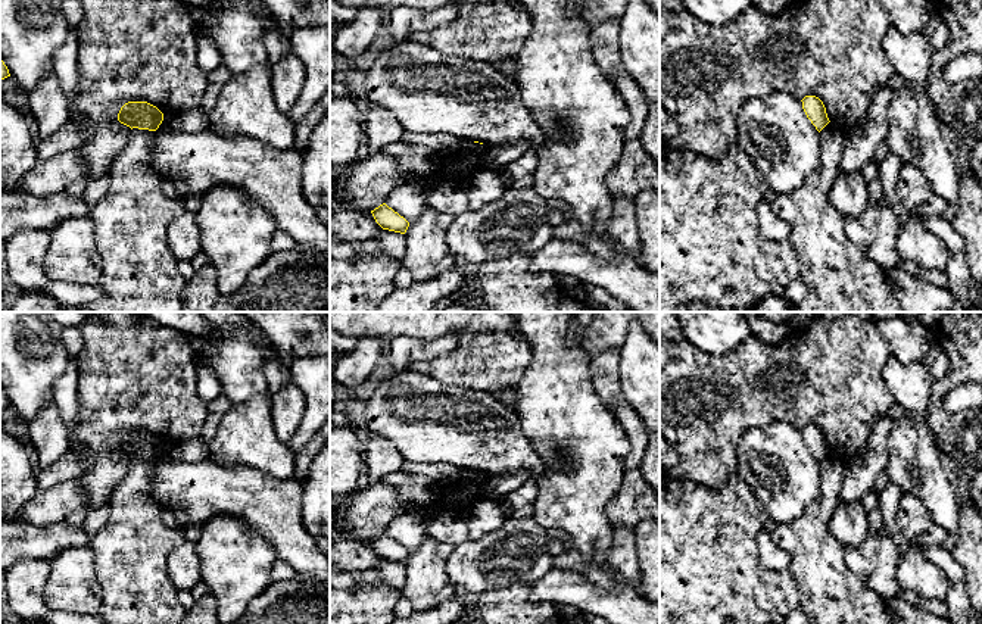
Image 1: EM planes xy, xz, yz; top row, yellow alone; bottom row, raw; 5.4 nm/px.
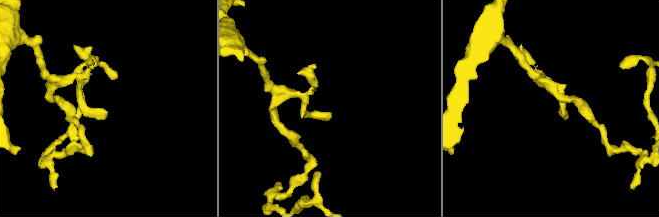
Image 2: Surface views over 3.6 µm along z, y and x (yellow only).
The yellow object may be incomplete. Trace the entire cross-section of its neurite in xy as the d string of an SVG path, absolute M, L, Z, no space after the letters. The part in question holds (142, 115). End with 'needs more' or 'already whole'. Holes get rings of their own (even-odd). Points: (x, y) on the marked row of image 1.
M128 102L121 107L118 121L131 130L156 131L163 121L163 113L147 102Z; already whole

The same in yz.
M805 96L801 102L807 118L820 132L830 122L823 102L816 96Z; already whole

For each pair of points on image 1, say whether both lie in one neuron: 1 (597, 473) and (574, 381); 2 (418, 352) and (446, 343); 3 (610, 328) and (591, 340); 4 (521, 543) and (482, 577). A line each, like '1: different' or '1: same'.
1: same
2: same
3: same
4: same

